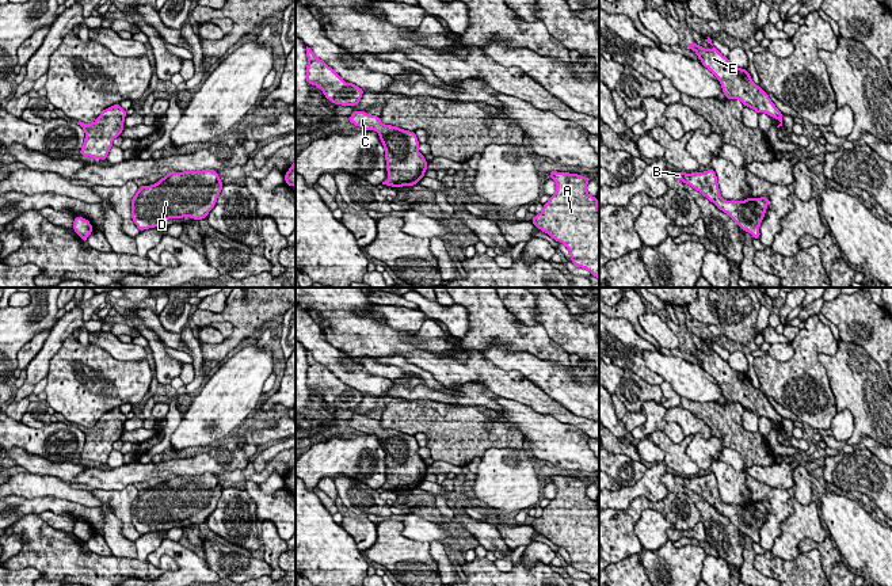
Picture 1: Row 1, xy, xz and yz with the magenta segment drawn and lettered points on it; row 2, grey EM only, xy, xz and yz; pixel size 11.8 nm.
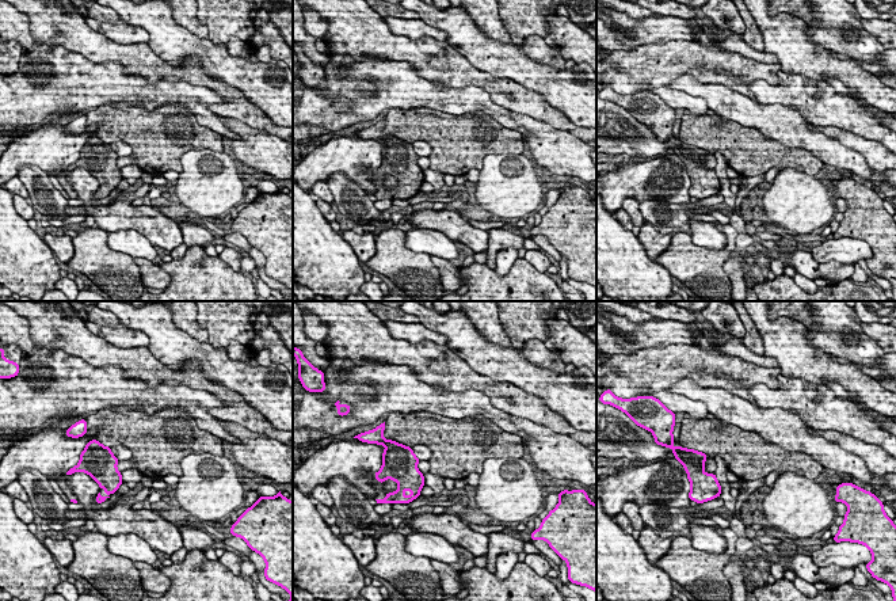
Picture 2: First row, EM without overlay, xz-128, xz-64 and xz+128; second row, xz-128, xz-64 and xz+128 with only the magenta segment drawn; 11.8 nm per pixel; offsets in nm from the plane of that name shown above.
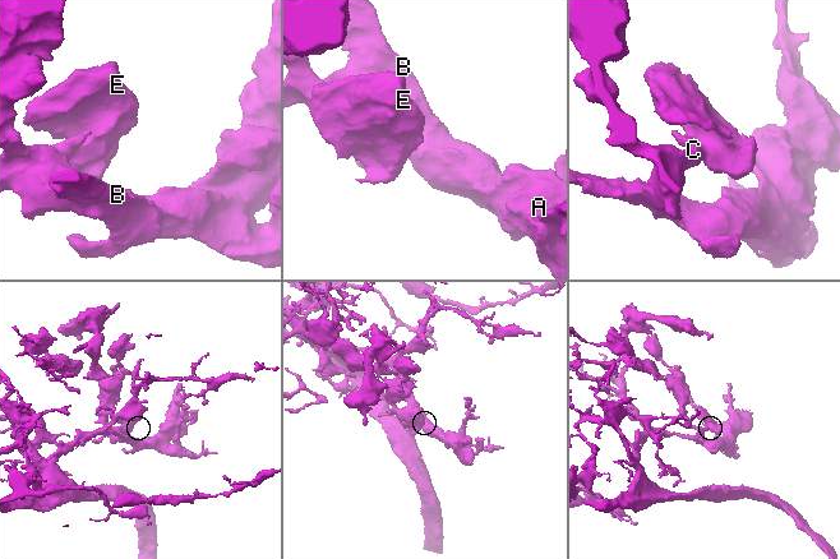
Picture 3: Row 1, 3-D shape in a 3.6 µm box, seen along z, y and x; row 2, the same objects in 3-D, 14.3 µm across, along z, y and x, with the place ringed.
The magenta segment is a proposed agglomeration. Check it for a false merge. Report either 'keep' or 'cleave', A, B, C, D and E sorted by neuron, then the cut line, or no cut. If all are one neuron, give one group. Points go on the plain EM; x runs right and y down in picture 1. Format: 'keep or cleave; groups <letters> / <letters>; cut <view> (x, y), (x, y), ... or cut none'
keep; groups A B C D E; cut none

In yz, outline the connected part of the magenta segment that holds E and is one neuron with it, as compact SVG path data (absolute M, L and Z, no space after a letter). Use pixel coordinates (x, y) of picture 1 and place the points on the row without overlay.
M694 346L687 349L687 351L694 354L702 369L714 377L725 402L739 403L758 418L766 416L777 422L781 426L777 431L782 430L782 416L775 411L769 399L751 384L747 373L733 370L728 361L724 361L714 350L712 354L706 354Z

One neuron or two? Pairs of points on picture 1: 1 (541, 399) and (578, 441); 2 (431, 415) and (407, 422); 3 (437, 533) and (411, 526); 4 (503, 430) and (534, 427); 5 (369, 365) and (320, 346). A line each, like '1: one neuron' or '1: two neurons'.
1: two neurons
2: one neuron
3: one neuron
4: two neurons
5: two neurons

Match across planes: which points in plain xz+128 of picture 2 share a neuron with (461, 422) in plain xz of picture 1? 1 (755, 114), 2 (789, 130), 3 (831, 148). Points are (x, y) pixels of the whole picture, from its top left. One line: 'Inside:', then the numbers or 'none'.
Inside: none

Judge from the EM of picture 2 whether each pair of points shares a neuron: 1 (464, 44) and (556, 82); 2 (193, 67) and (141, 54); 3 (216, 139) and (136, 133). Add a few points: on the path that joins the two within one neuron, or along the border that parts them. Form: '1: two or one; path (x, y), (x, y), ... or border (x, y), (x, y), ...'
1: one; path (487, 54), (510, 61), (533, 75)
2: one; path (180, 71), (166, 71), (153, 65)
3: one; path (195, 139), (156, 136)

